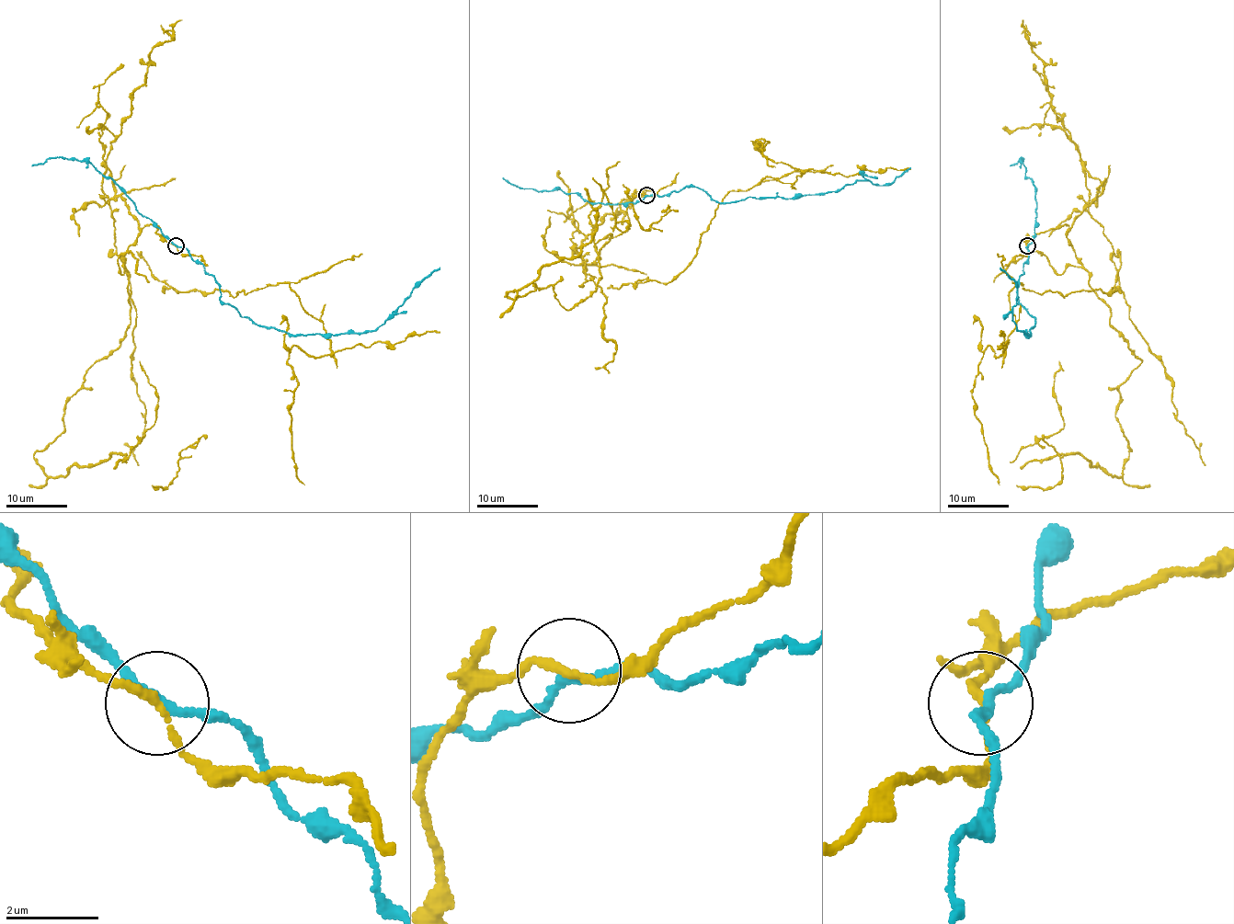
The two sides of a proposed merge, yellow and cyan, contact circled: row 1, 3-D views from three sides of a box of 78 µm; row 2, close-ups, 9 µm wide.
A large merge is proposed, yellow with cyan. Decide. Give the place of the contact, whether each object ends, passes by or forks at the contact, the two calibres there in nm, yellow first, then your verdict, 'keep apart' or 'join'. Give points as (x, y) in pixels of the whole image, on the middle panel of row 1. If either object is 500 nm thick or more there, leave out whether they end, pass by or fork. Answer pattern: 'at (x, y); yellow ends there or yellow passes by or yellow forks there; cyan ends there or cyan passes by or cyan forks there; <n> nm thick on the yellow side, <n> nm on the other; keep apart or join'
at (646, 195); yellow passes by; cyan passes by; 150 nm thick on the yellow side, 180 nm on the other; keep apart

